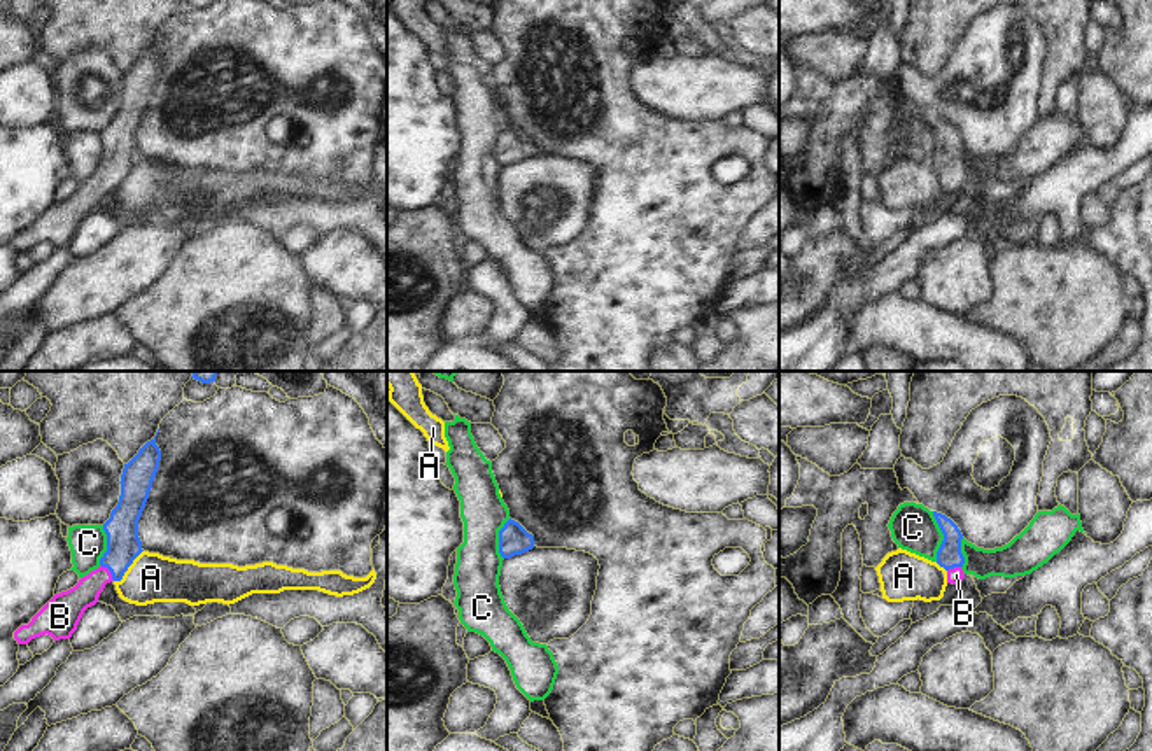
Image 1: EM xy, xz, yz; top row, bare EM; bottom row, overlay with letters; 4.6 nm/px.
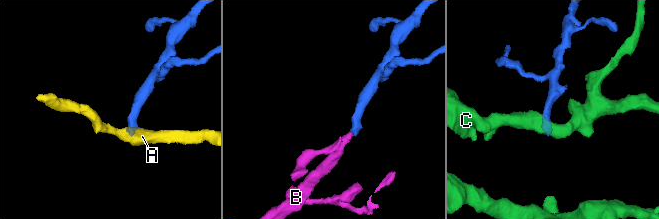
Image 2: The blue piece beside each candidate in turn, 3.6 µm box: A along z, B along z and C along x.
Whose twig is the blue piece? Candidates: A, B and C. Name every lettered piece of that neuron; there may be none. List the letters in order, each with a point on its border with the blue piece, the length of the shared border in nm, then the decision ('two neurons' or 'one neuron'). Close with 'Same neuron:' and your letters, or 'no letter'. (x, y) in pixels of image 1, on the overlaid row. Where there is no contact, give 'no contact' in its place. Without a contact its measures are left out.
A: xy (128, 566) | 200 nm | two neurons
B: xy (109, 569) | 100 nm | one neuron
C: yz (944, 536) | 240 nm | two neurons
Same neuron: B

